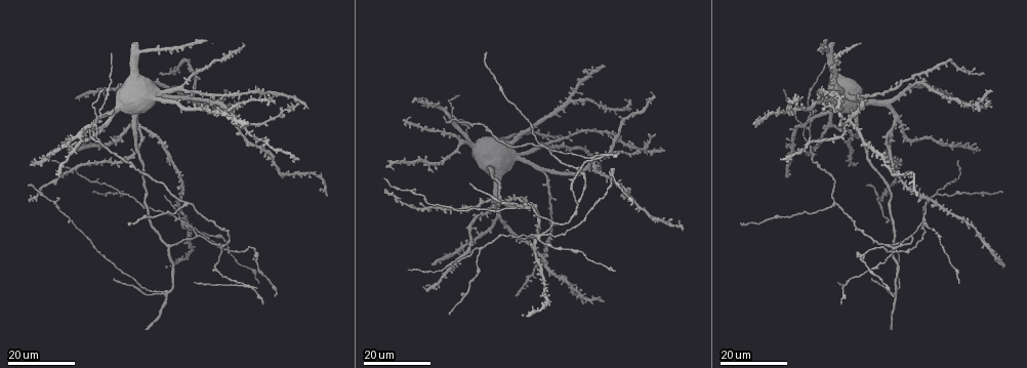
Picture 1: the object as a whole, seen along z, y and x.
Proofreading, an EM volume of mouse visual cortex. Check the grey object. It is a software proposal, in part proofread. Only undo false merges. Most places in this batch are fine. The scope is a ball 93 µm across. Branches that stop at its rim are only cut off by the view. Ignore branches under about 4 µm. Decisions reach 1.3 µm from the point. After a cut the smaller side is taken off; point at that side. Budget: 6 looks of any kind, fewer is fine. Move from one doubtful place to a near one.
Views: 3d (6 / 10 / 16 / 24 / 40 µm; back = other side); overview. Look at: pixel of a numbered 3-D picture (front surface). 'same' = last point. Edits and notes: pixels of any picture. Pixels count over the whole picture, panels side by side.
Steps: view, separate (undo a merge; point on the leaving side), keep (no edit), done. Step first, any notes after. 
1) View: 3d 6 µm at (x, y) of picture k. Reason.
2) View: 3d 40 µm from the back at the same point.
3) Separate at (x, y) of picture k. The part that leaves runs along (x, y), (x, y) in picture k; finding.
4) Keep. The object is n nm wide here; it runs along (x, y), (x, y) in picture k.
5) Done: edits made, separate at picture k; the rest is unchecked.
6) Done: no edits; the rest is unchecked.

View: 3d 16 µm at (166, 293) of picture 1. Four-way junction.

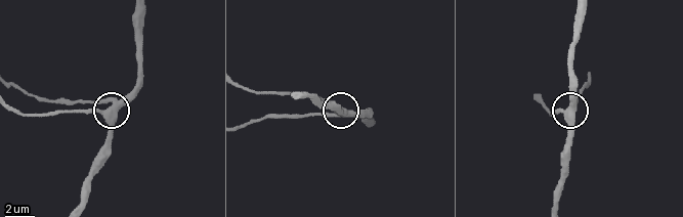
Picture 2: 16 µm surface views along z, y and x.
View: 3d 10 µm at (570, 107) of picture 2.

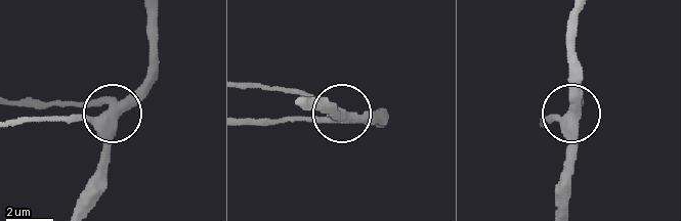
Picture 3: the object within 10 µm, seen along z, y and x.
View: 3d 10 µm from the back at (568, 112) of picture 3. From behind.

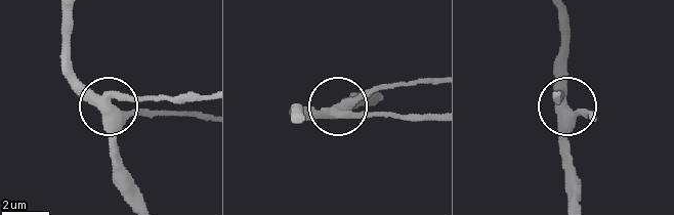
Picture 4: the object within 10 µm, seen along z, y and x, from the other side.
Keep. 4 arms meet here; it runs along (67, 10), (67, 63), (79, 81), (126, 111), (171, 111) in picture 4; one neuron here.

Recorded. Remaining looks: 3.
View: 3d 24 µm at (832, 206) of picture 1. Three arms meet.

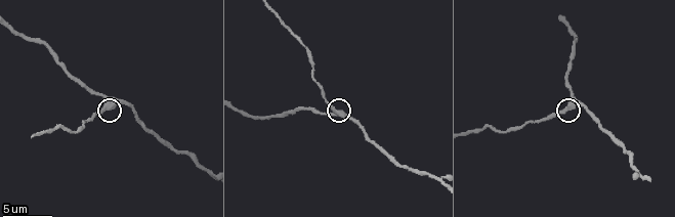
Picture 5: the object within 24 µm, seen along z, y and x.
View: 3d 10 µm at (341, 111) of picture 5. Closer look.

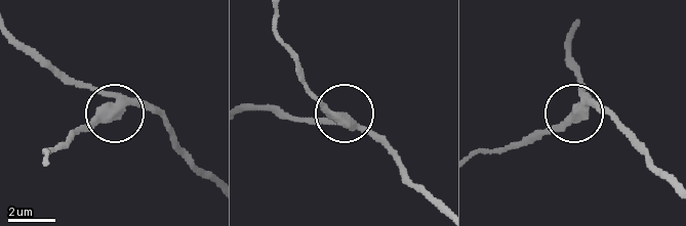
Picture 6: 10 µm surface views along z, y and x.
View: 3d 6 µm at (112, 117) of picture 6. Zoom in.

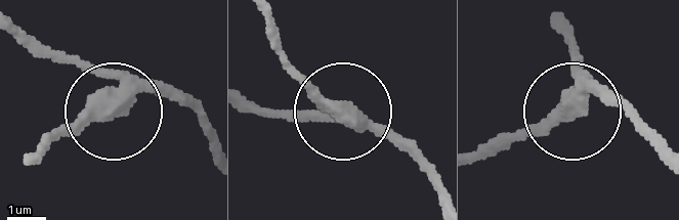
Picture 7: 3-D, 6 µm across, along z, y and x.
Keep. 3 arms meet here; it runs along (251, 100), (281, 114), (339, 114), (273, 48) in picture 7; continuous, no second neuron.

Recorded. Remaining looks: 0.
Done: no edits; the rest is unchecked.

